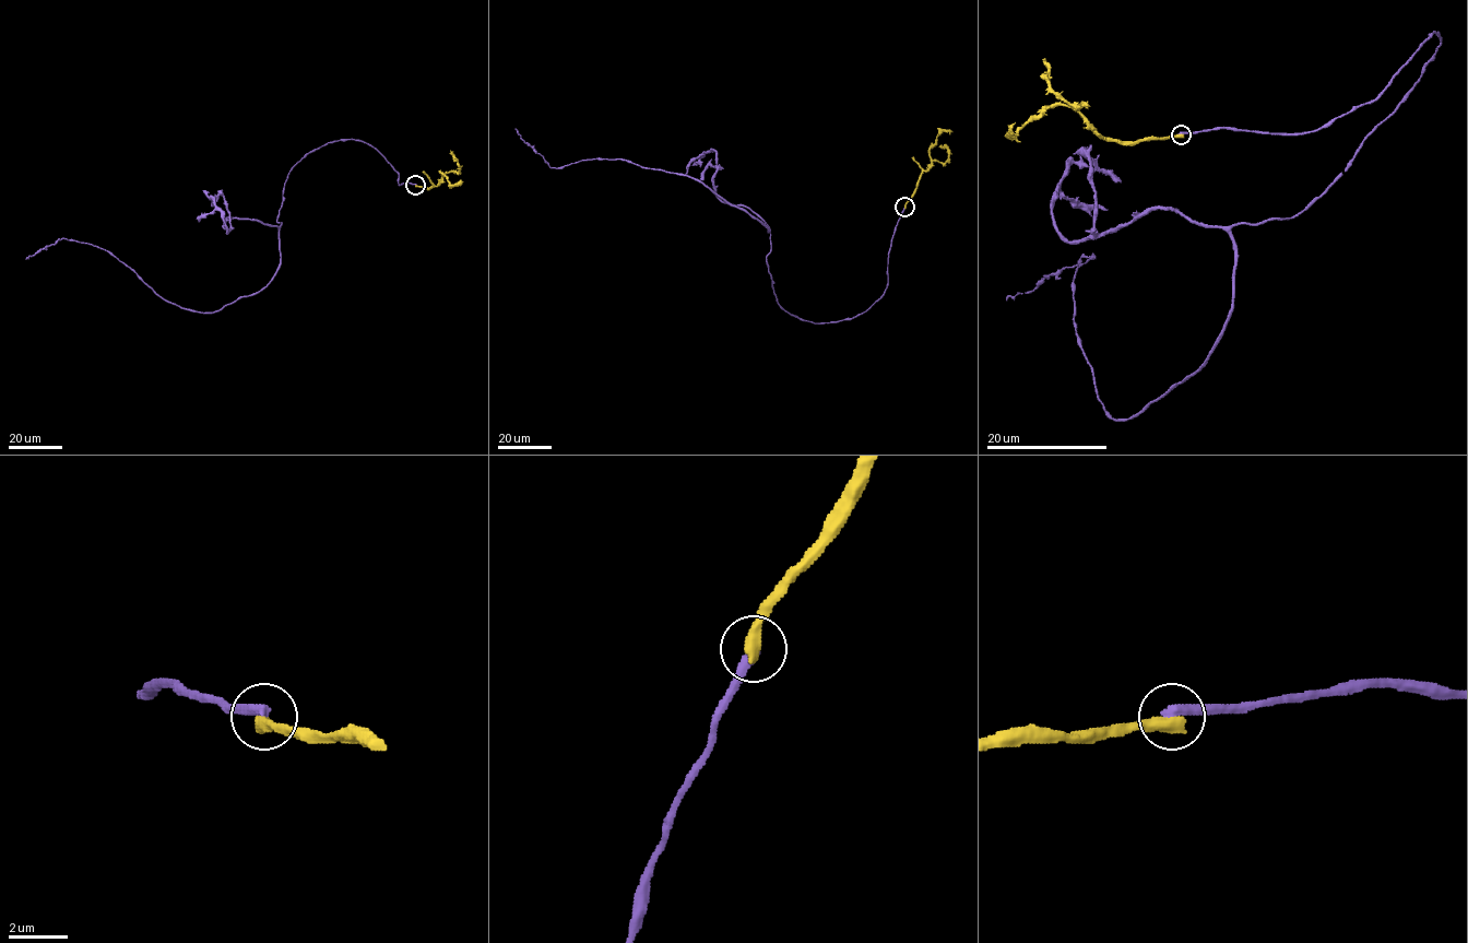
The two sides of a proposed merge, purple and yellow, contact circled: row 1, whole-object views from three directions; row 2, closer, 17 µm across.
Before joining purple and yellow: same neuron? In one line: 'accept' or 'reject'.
reject

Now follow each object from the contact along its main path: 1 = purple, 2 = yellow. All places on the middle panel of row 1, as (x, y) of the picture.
1: (904, 207), (885, 293), (814, 322), (777, 301), (769, 230), (701, 183), (620, 158), (552, 167), (515, 128)
2: (904, 207), (921, 174), (931, 164), (930, 149), (942, 131), (950, 132)

